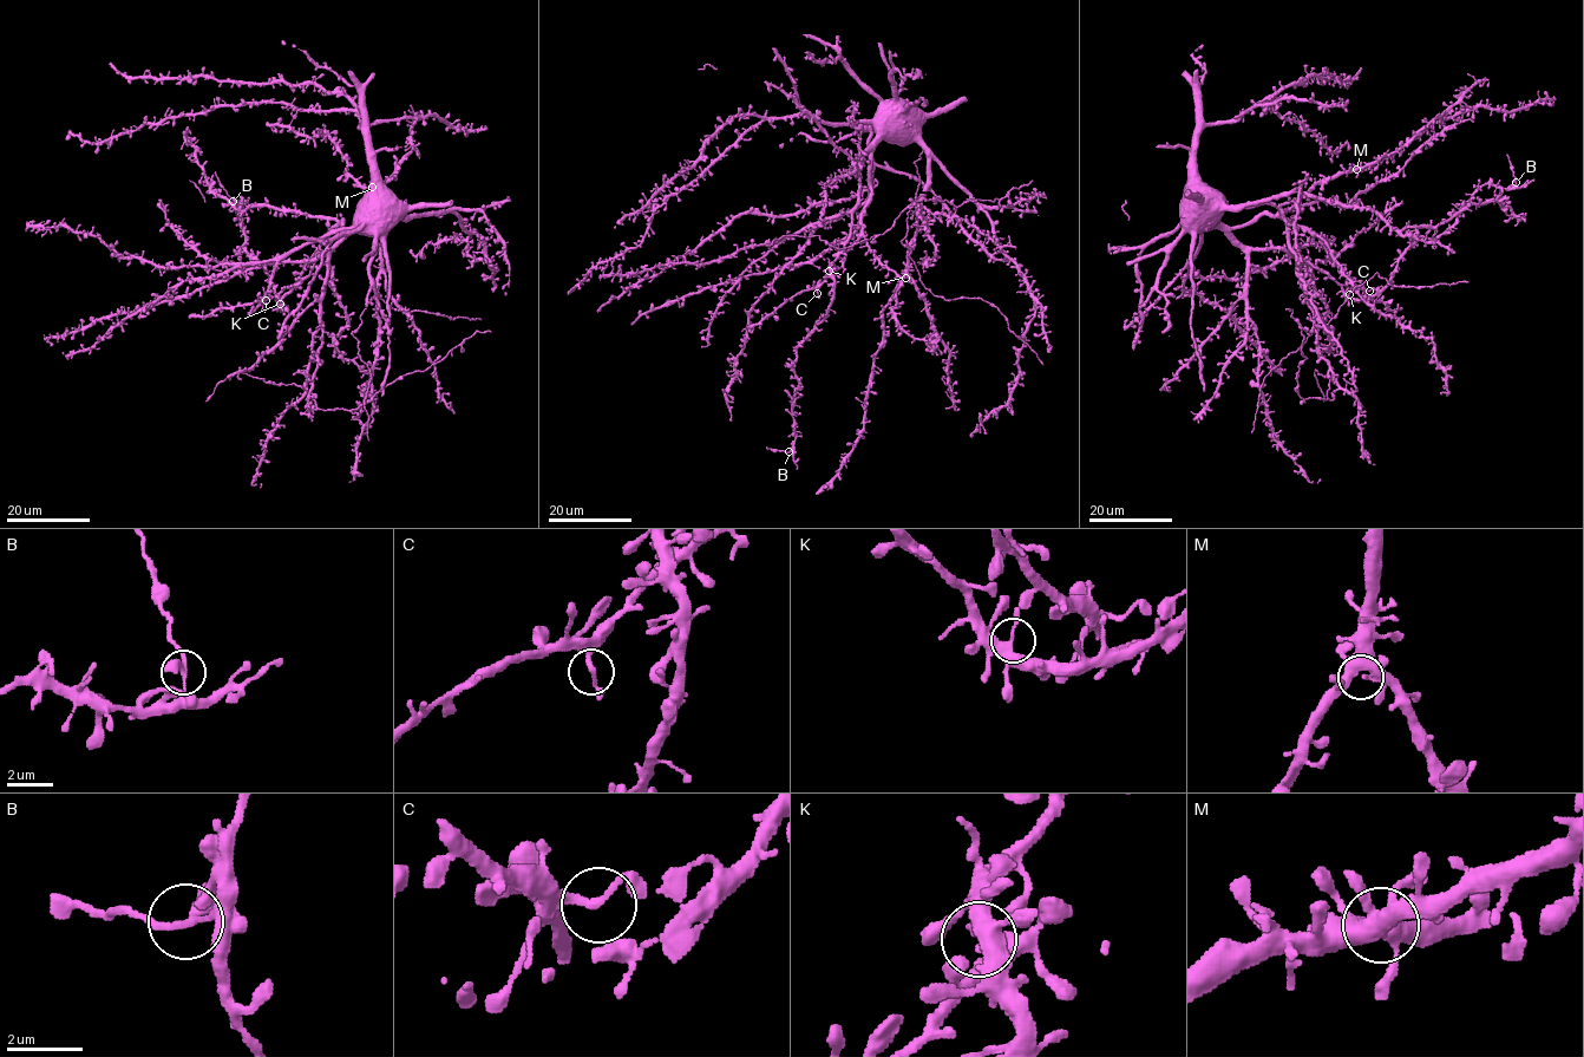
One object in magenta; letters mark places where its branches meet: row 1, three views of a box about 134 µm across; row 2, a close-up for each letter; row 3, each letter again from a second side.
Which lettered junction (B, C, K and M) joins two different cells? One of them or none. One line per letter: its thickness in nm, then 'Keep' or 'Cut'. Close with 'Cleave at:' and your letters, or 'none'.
B: Thickness 220 nm. Cut
C: Thickness 200 nm. Keep
K: Thickness 360 nm. Keep
M: Thickness 280 nm. Keep
Cleave at: B

